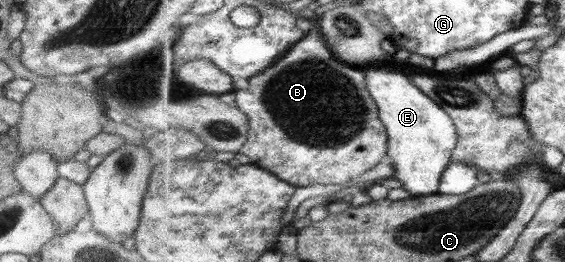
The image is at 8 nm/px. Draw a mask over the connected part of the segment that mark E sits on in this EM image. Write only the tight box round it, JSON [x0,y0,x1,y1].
[361,64,459,197]

